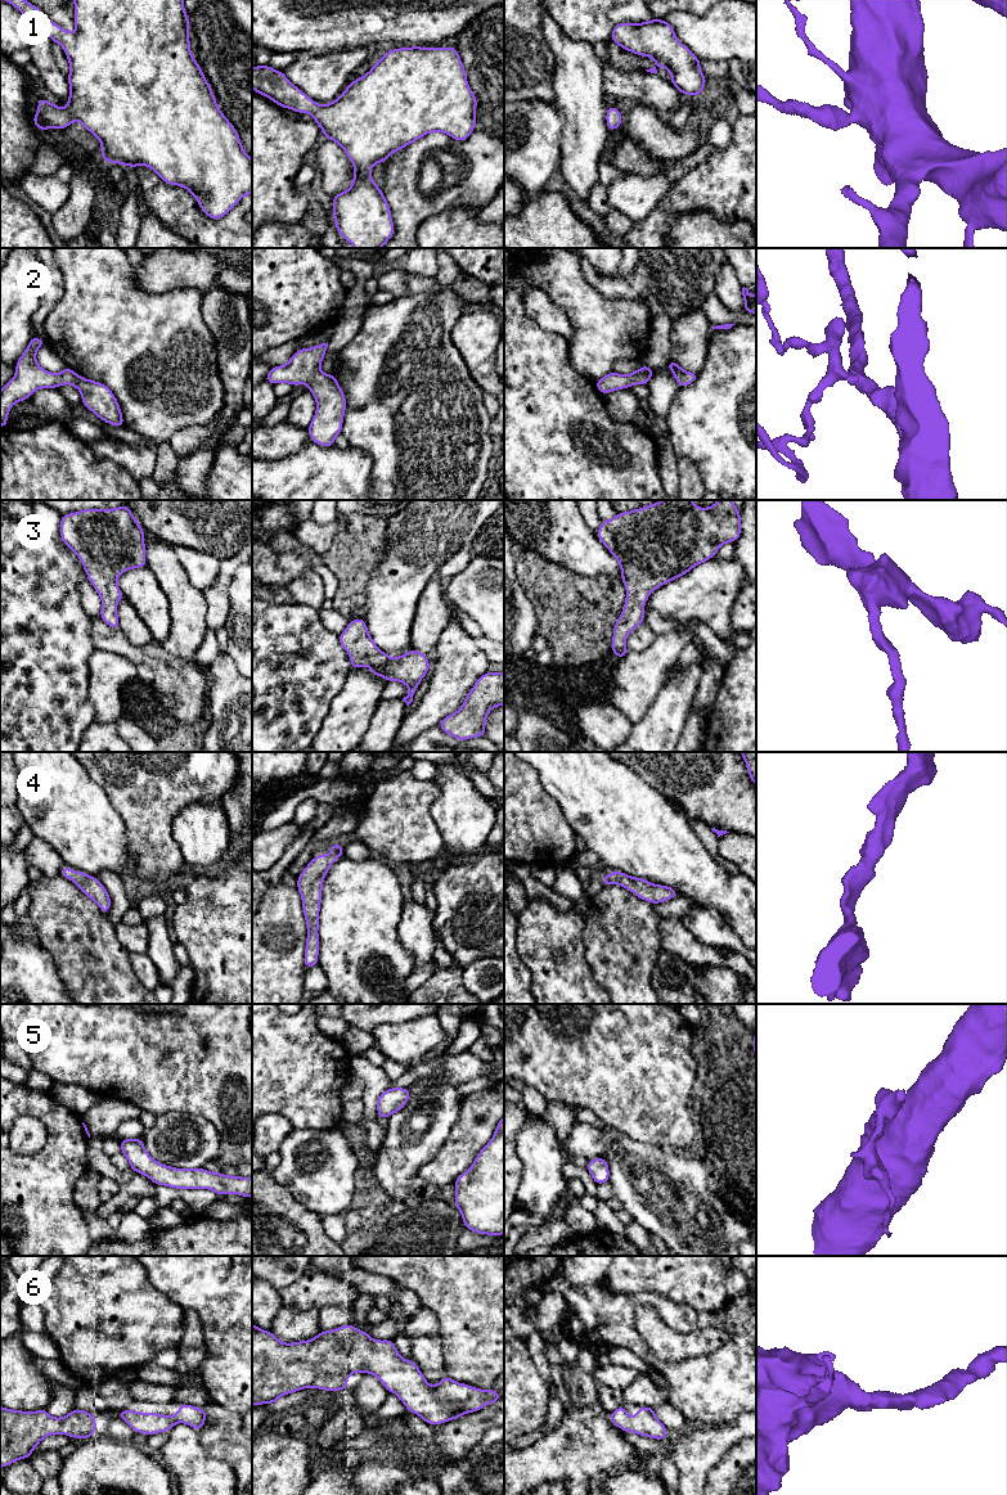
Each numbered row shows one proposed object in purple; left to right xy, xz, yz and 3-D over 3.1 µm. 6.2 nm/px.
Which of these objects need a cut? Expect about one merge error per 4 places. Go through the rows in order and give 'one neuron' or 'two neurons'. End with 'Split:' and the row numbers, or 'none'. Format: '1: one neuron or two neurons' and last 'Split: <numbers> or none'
1: one neuron
2: one neuron
3: one neuron
4: one neuron
5: one neuron
6: one neuron
Split: none

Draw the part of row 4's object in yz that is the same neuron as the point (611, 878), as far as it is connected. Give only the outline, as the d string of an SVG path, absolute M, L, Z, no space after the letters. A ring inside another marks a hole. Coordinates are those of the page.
M620 870L606 874L602 879L602 886L606 884L619 884L633 892L637 897L655 905L679 896L678 891L673 887L652 884L647 879L630 877Z

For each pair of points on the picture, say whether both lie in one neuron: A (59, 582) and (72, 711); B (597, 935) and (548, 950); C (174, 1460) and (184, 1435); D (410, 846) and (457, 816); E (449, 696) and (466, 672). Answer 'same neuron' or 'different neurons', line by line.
A: same neuron
B: different neurons
C: same neuron
D: different neurons
E: same neuron

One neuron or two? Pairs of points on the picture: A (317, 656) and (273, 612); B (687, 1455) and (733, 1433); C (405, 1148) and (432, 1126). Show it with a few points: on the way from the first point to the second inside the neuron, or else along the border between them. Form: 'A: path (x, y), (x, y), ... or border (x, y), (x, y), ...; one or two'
A: path (309, 645), (284, 624); one
B: path (698, 1453), (722, 1439); one
C: path (412, 1142), (426, 1127); one

